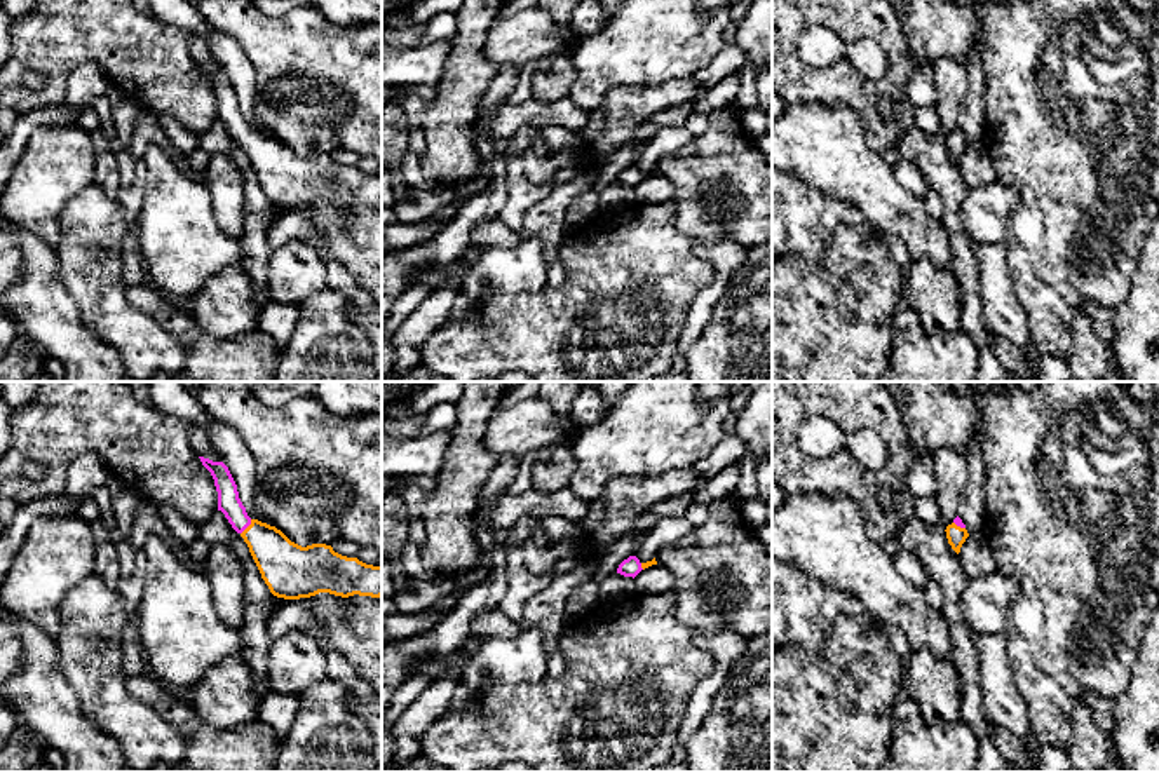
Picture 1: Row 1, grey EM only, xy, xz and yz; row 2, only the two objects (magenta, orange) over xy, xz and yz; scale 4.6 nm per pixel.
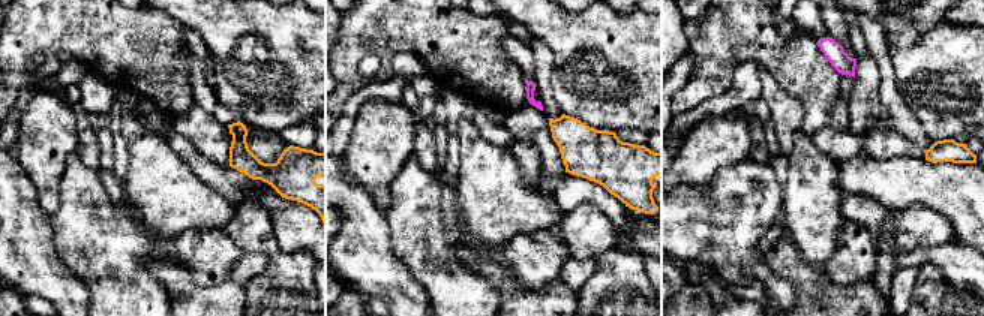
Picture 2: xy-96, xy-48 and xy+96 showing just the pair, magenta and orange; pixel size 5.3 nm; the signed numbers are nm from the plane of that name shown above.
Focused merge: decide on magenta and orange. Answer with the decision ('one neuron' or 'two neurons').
one neuron

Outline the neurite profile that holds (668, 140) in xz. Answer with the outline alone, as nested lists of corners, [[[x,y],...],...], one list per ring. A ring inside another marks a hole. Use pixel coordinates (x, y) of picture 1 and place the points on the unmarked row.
[[[685,125],[662,127],[650,138],[645,152],[640,155],[634,166],[640,169],[640,173],[652,171],[662,157],[678,152],[688,145],[692,138],[694,136]]]

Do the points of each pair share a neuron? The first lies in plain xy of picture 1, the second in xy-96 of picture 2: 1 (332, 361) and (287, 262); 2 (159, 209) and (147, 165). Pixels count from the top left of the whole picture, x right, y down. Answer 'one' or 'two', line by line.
1: one
2: one

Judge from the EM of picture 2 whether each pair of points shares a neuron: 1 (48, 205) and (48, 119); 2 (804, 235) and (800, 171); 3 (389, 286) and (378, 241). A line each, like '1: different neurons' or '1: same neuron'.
1: same neuron
2: same neuron
3: same neuron

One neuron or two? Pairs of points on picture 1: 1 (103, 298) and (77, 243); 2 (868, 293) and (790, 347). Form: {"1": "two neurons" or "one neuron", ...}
{"1": "one neuron", "2": "one neuron"}

